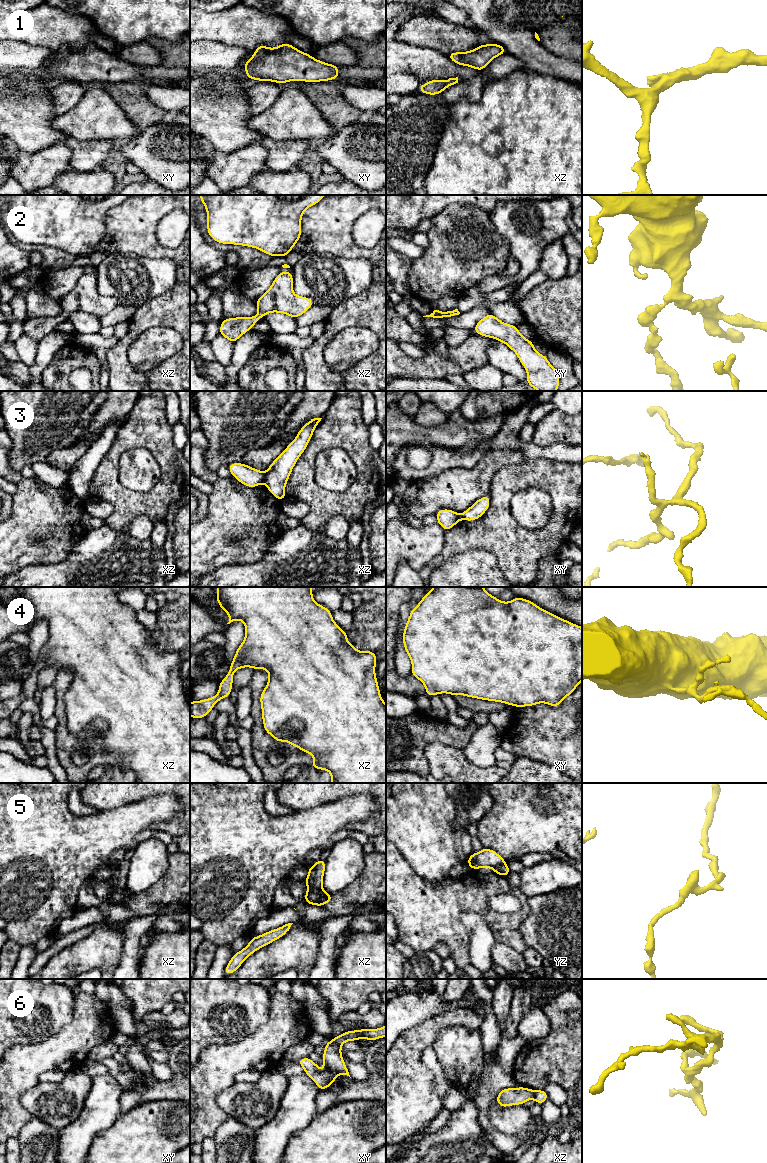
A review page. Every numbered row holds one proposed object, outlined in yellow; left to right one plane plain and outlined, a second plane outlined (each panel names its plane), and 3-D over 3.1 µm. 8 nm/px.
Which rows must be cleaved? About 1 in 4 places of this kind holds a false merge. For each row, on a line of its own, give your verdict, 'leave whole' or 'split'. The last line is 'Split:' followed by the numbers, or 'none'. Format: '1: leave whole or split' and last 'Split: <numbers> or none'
1: leave whole
2: leave whole
3: split
4: leave whole
5: split
6: split
Split: 3, 5, 6

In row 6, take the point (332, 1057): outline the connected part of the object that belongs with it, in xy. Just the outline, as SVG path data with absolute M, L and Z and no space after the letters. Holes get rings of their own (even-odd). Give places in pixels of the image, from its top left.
M386 1024L378 1029L346 1030L343 1034L333 1037L330 1042L325 1043L325 1051L322 1055L323 1065L336 1074L350 1077L341 1053L342 1044L346 1041L358 1041L361 1038L365 1038L368 1041L374 1041L382 1037L386 1037Z

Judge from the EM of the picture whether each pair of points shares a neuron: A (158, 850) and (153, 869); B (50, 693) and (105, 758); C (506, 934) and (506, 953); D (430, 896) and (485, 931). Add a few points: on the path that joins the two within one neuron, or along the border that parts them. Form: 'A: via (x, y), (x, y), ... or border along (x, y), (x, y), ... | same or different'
A: via (153, 855), (153, 864) | same
B: border along (52, 684), (55, 690), (54, 715) | different
C: border along (496, 941), (506, 943), (522, 954) | different
D: border along (463, 910), (461, 922), (464, 925), (468, 938) | different

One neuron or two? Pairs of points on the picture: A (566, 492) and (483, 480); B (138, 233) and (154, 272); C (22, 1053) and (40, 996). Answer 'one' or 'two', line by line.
A: two
B: two
C: two

